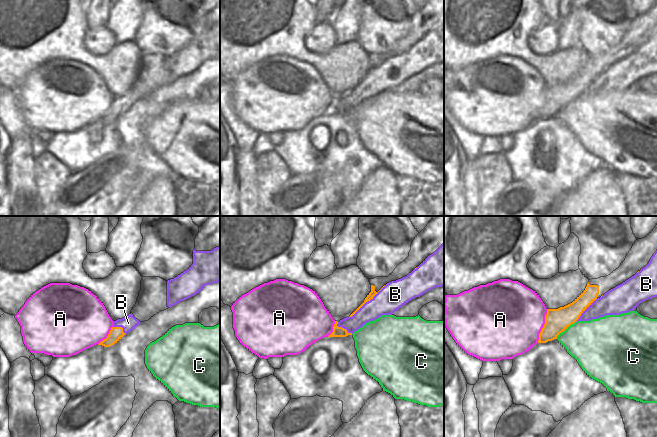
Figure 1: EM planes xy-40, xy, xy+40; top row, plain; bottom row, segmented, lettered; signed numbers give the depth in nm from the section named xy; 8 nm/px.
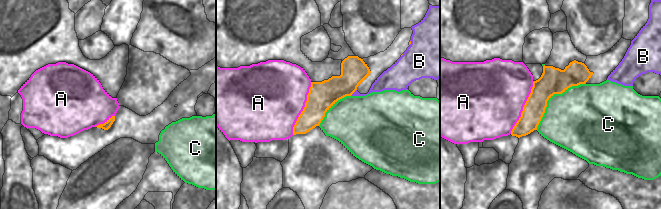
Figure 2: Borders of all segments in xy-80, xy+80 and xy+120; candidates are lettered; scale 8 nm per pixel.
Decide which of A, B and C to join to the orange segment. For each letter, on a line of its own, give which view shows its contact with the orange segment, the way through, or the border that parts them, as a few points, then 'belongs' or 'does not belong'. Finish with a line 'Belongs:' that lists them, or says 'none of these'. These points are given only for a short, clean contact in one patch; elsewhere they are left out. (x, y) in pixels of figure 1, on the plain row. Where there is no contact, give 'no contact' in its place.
A: meets orange in xy+40; does not belong
B: meets orange in xy; does not belong
C: meets orange in xy+40; does not belong
Belongs: none of these

